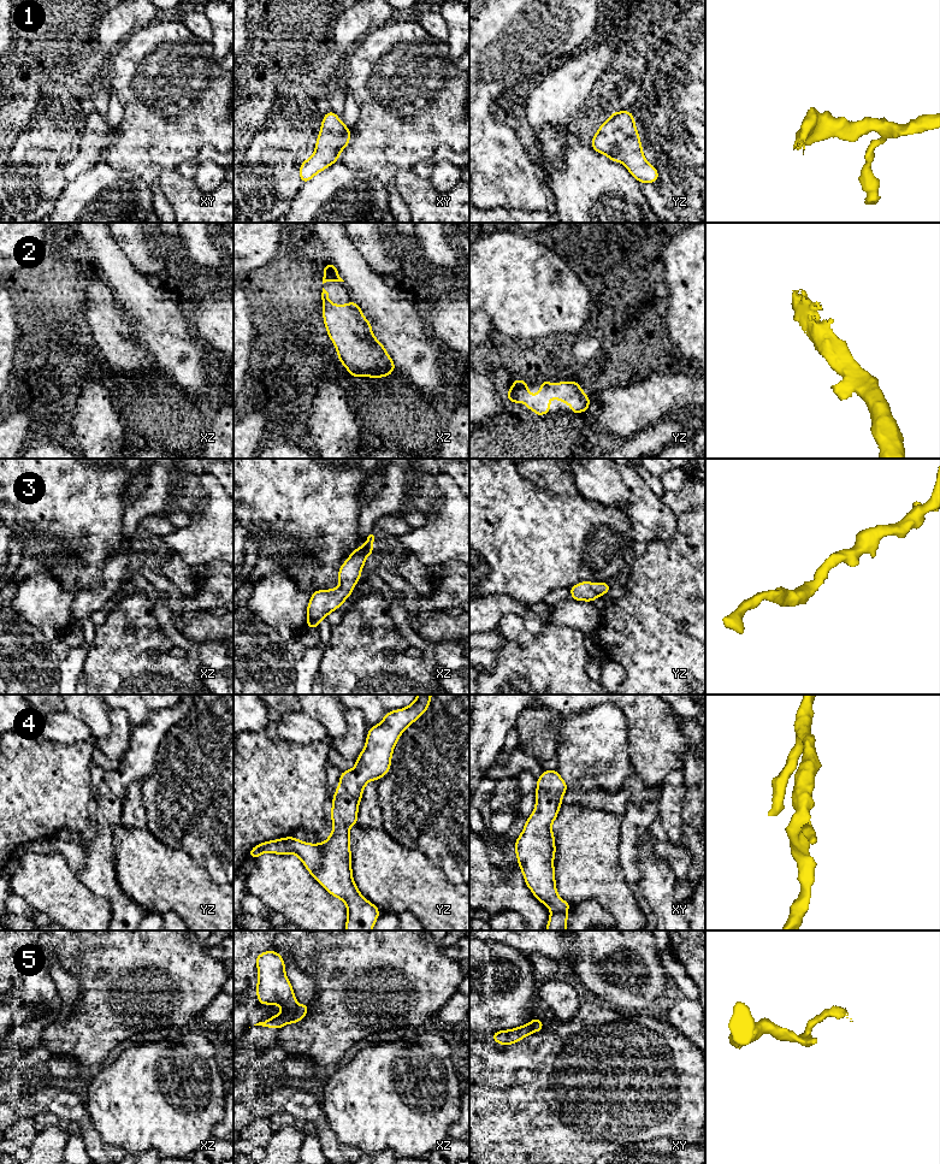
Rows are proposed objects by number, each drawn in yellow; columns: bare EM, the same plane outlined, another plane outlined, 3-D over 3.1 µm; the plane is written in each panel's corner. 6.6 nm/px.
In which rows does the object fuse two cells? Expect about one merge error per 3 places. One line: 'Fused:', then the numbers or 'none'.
Fused: 5

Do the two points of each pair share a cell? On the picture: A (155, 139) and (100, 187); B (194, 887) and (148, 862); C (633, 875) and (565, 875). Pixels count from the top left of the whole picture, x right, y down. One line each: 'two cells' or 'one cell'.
A: two cells
B: one cell
C: two cells

